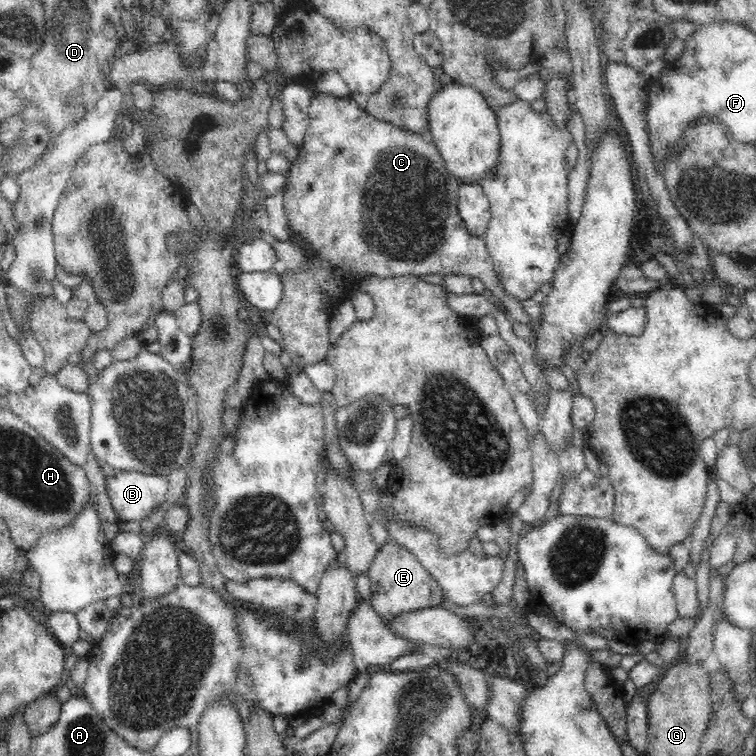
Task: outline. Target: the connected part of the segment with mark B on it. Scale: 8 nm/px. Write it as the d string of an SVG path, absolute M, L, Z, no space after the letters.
M135 469L116 471L106 479L106 492L119 520L140 522L167 504L168 478Z

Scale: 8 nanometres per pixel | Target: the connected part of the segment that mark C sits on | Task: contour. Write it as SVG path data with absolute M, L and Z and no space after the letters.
M318 93L311 100L309 115L303 143L289 168L283 190L287 224L293 241L299 243L299 238L304 238L308 264L279 275L283 295L277 308L268 312L268 322L279 328L286 353L295 367L305 368L325 361L331 346L329 324L334 304L345 300L346 294L356 292L362 279L429 274L479 278L484 282L487 295L504 307L514 321L532 326L521 301L507 295L501 287L484 238L471 236L464 227L458 206L460 182L450 174L429 138L376 119L366 109L358 107L350 96Z

